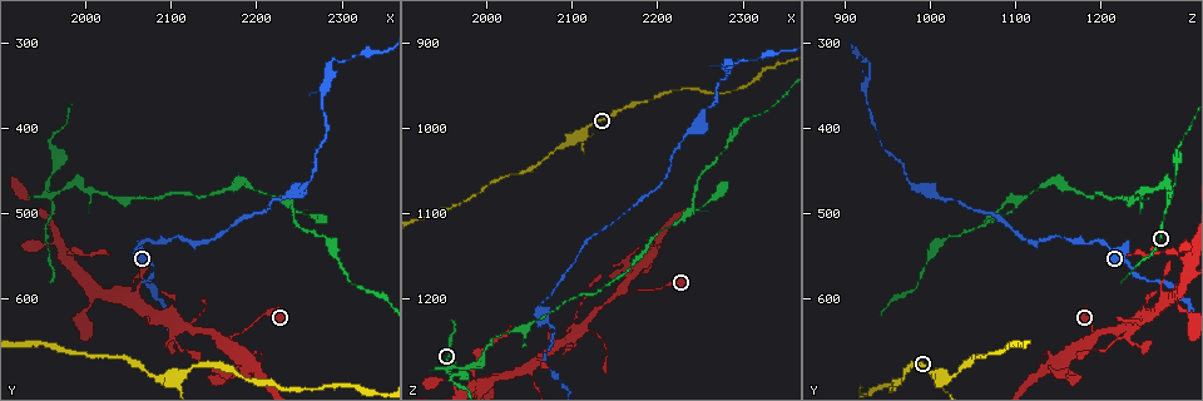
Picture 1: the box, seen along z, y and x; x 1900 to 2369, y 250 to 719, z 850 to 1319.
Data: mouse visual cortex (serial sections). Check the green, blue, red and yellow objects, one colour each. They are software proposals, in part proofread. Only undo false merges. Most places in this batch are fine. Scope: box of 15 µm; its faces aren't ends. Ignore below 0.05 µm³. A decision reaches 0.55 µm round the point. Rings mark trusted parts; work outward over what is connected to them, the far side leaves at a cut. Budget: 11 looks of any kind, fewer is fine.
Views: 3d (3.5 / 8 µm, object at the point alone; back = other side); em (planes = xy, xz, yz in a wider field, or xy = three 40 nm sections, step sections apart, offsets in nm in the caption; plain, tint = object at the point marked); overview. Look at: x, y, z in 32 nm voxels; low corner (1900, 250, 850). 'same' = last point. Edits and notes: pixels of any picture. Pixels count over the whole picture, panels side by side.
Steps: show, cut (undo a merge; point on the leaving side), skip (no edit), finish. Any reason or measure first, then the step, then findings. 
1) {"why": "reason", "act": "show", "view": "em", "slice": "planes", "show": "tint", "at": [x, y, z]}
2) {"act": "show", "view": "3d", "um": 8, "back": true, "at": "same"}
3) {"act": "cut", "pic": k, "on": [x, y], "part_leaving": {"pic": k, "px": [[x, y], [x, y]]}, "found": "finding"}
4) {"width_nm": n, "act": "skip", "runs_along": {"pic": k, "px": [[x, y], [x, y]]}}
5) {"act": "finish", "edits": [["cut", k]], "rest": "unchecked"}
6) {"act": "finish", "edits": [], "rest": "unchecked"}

{"why": "three-way junction", "act": "show", "view": "3d", "um": 8, "at": [2160, 650, 1190]}

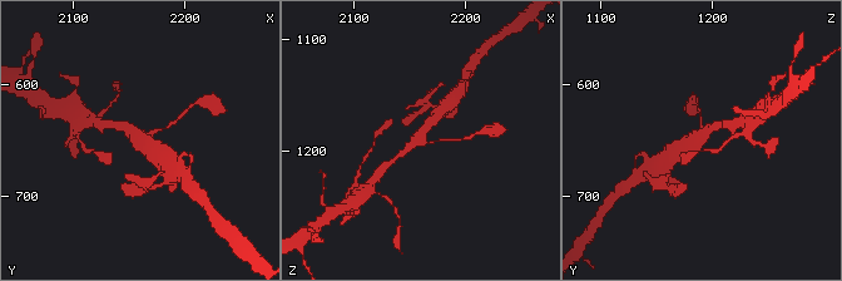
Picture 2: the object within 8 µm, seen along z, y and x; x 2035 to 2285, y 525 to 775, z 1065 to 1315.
{"why": "closer look", "act": "show", "view": "3d", "um": 3.5, "at": [2160, 646, 1192]}

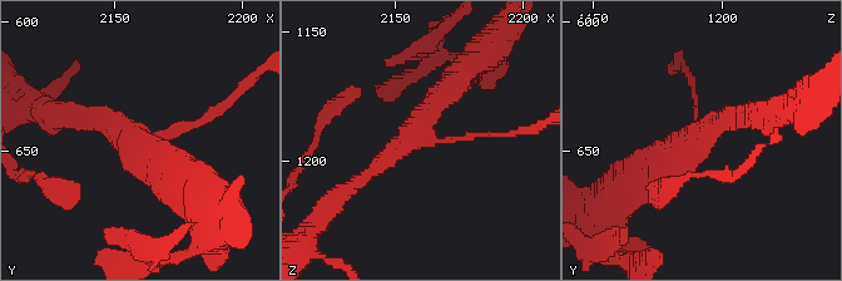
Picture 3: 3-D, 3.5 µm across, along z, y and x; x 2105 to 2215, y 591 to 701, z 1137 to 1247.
{"arms": 3, "arm_widths_nm": [100, 200, 350], "act": "show", "view": "em", "slice": "xy", "step": 1, "show": "tint", "at": [2162, 647, 1189]}

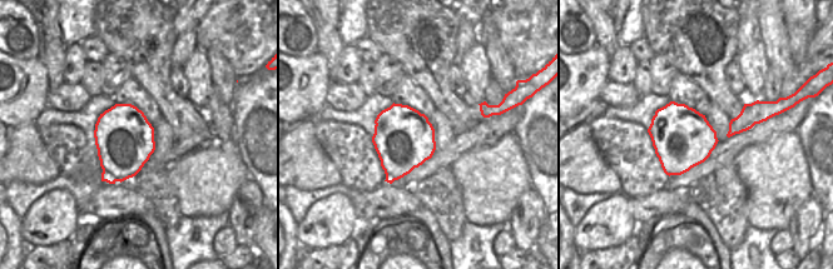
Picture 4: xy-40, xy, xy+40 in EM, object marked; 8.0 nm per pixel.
{"act": "skip", "found": "continuous, no second cell"}

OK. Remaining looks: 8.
{"act": "show", "view": "3d", "um": 3.5, "at": [2060, 605, 1270]}

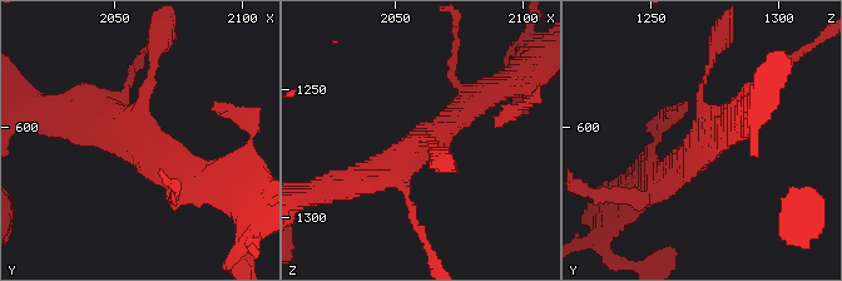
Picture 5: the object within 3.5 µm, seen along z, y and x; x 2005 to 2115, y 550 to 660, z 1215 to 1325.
{"act": "show", "view": "em", "slice": "xy", "step": 1, "show": "tint", "at": [2057, 605, 1273]}

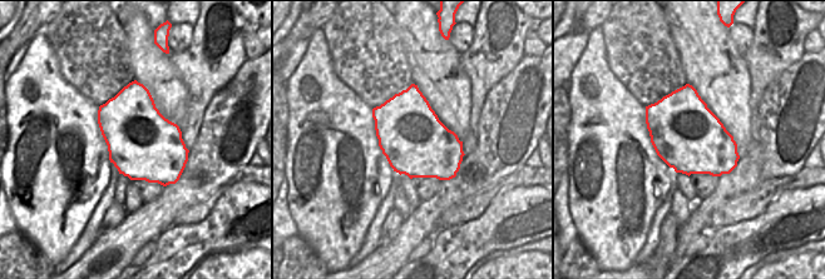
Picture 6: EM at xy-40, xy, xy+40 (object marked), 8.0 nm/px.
{"act": "skip", "runs_along": {"pic": 5, "px": [[474, 100], [409, 154], [347, 183]]}, "found": "continuous, no second cell"}

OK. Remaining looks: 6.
{"why": "a narrow waist", "act": "show", "view": "3d", "um": 3.5, "at": [1985, 550, 1290]}

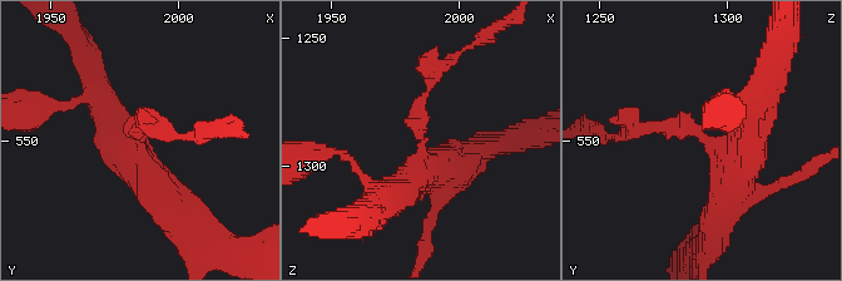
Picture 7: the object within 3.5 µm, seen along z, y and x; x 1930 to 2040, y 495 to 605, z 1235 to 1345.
{"act": "show", "view": "em", "slice": "xy", "step": 1, "show": "tint", "at": [1986, 547, 1289]}

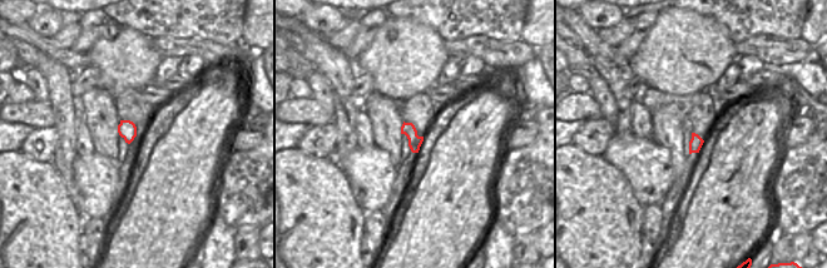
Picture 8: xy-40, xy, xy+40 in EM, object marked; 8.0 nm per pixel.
{"arm_widths_nm": [150, 500], "act": "skip", "runs_along": {"pic": 7, "px": [[728, 196], [732, 161], [693, 127], [629, 131]]}, "found": "one cell here"}

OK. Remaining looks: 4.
{"act": "show", "view": "3d", "um": 3.5, "at": [1960, 485, 1280]}

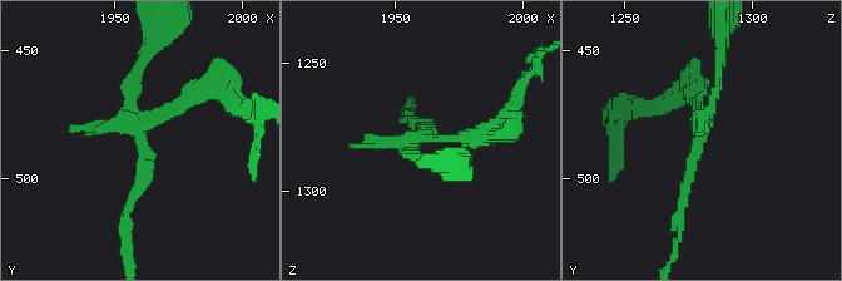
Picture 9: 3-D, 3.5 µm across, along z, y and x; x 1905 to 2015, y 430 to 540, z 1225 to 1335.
{"why": "need the tissue", "act": "show", "view": "em", "slice": "xy", "step": 1, "show": "tint", "at": [1959, 482, 1280]}

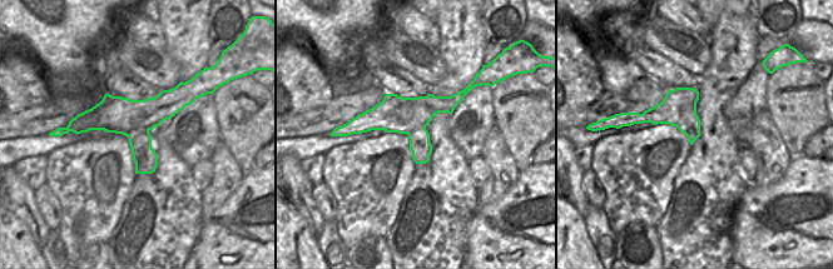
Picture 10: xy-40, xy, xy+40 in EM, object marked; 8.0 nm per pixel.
{"act": "show", "view": "em", "slice": "planes", "show": "tint", "at": "same"}

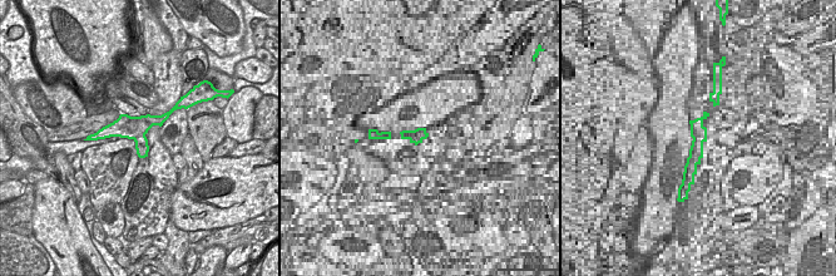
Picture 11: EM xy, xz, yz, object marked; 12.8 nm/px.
{"act": "cut", "pic": 9, "on": [181, 108], "part_leaving": {"pic": 9, "px": [[138, 132], [203, 89], [234, 104]]}, "found": "a second cell is stuck on"}

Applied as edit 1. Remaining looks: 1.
{"act": "finish", "edits": [["cut", 9]], "rest": "unchecked"}

